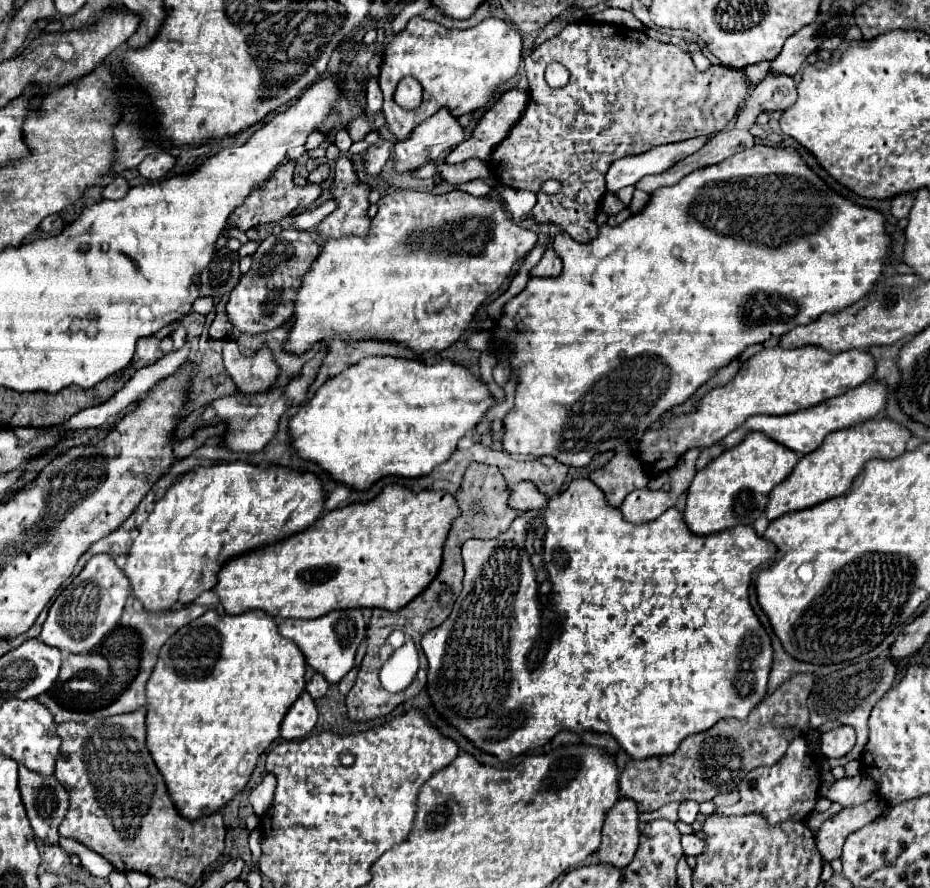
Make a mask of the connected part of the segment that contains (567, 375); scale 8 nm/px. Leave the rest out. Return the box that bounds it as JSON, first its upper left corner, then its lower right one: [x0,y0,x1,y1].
[491,146,891,468]

